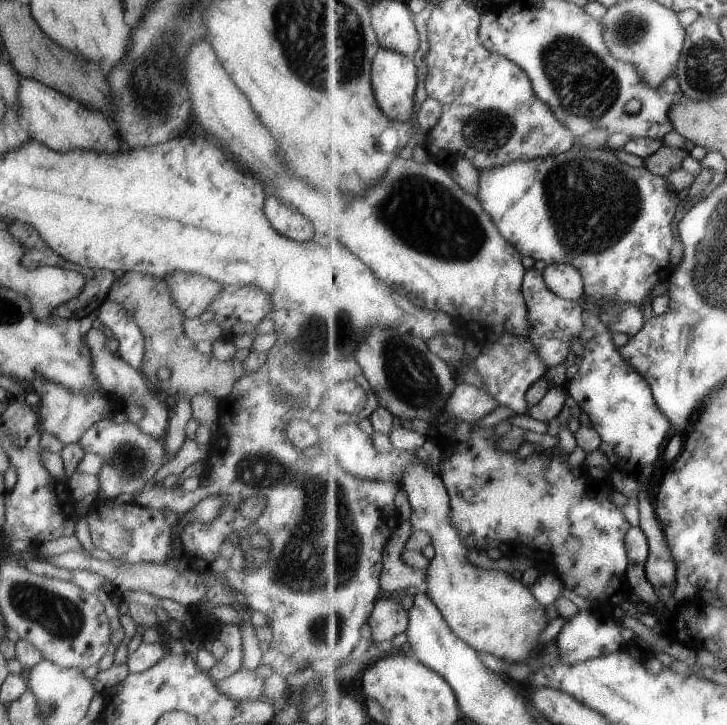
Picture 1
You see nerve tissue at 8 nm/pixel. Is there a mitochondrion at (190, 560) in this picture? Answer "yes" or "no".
no

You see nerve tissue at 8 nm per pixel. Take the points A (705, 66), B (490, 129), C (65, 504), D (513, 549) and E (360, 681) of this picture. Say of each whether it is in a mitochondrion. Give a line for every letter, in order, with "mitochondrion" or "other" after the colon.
A: mitochondrion
B: mitochondrion
C: other
D: other
E: other

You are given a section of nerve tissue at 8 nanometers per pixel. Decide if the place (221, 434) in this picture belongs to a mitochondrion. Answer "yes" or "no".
no

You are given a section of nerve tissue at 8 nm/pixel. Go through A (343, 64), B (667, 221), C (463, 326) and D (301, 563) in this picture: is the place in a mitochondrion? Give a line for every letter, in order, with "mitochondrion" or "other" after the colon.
A: mitochondrion
B: other
C: other
D: mitochondrion

